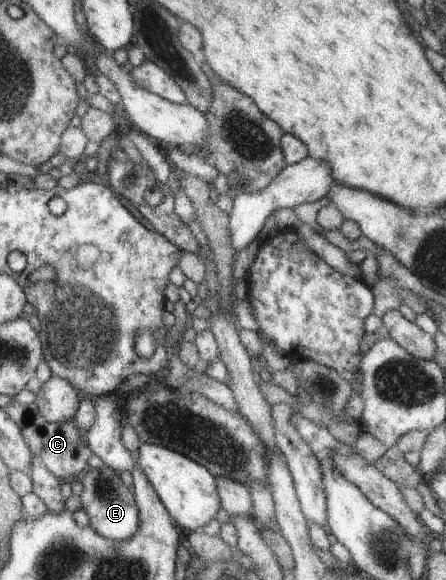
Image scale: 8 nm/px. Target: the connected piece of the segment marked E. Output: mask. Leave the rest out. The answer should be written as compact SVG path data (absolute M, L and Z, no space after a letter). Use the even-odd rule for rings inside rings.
M103 466L102 468L86 469L79 476L78 481L83 485L79 496L81 508L89 517L89 528L95 534L109 540L109 542L121 542L131 538L139 528L139 512L131 488L127 488L121 481L118 473Z

